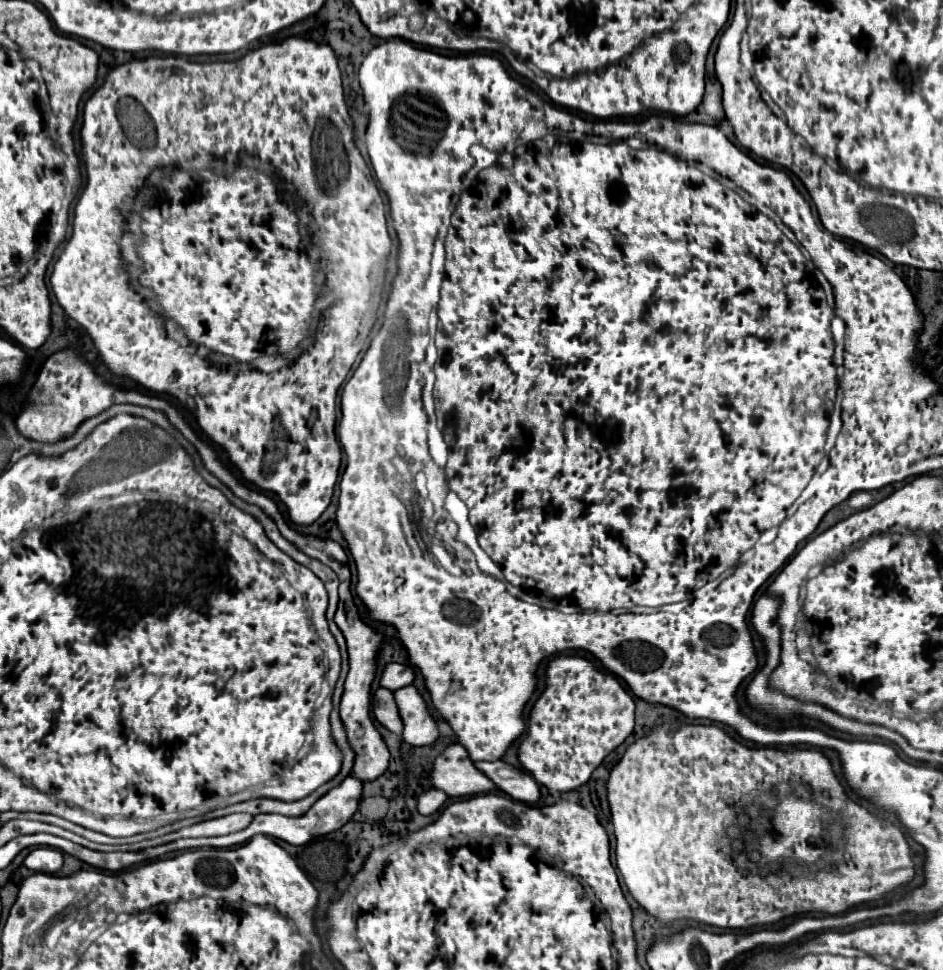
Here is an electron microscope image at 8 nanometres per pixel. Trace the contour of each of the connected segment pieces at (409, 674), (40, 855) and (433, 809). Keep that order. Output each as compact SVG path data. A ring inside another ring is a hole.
M387 664L381 676L381 686L389 690L399 690L403 686L411 686L415 680L415 670L407 664Z
M35 848L27 858L25 866L35 872L47 872L55 874L63 868L63 854L53 848Z
M429 790L429 792L423 792L419 796L419 812L425 814L425 816L431 816L431 814L437 814L445 808L445 804L449 802L449 796L443 792L443 790Z

